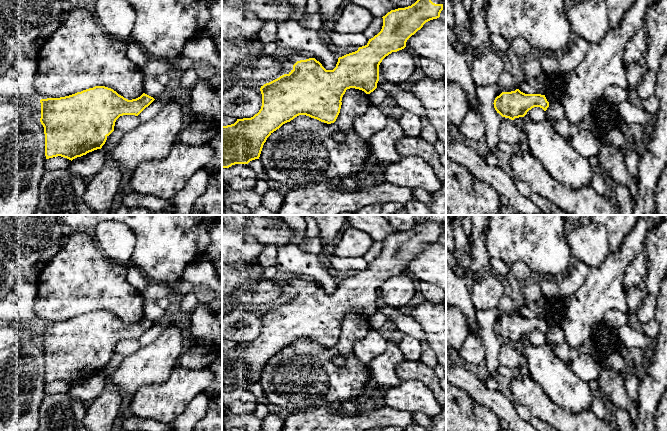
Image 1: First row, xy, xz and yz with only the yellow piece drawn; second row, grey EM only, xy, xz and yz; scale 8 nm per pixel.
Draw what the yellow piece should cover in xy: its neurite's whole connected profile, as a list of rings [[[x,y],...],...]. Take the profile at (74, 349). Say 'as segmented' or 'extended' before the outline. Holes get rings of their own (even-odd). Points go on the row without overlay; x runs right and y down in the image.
as segmented | [[[95,310],[65,321],[41,323],[40,346],[44,351],[46,383],[61,380],[72,385],[101,373],[120,340],[138,340],[154,324],[145,317],[128,324],[105,310]]]

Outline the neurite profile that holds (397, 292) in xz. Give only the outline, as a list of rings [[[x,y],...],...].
[[[405,274],[392,276],[379,289],[379,303],[390,308],[401,309],[409,306],[417,291],[417,281]]]

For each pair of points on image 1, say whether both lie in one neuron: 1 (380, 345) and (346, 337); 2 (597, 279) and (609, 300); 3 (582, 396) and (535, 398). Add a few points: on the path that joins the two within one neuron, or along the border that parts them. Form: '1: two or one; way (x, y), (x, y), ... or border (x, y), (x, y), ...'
1: two; border (371, 329), (353, 348), (354, 355), (362, 363)
2: one; way (602, 284), (603, 290), (608, 295)
3: two; border (533, 380), (553, 402), (568, 411)

